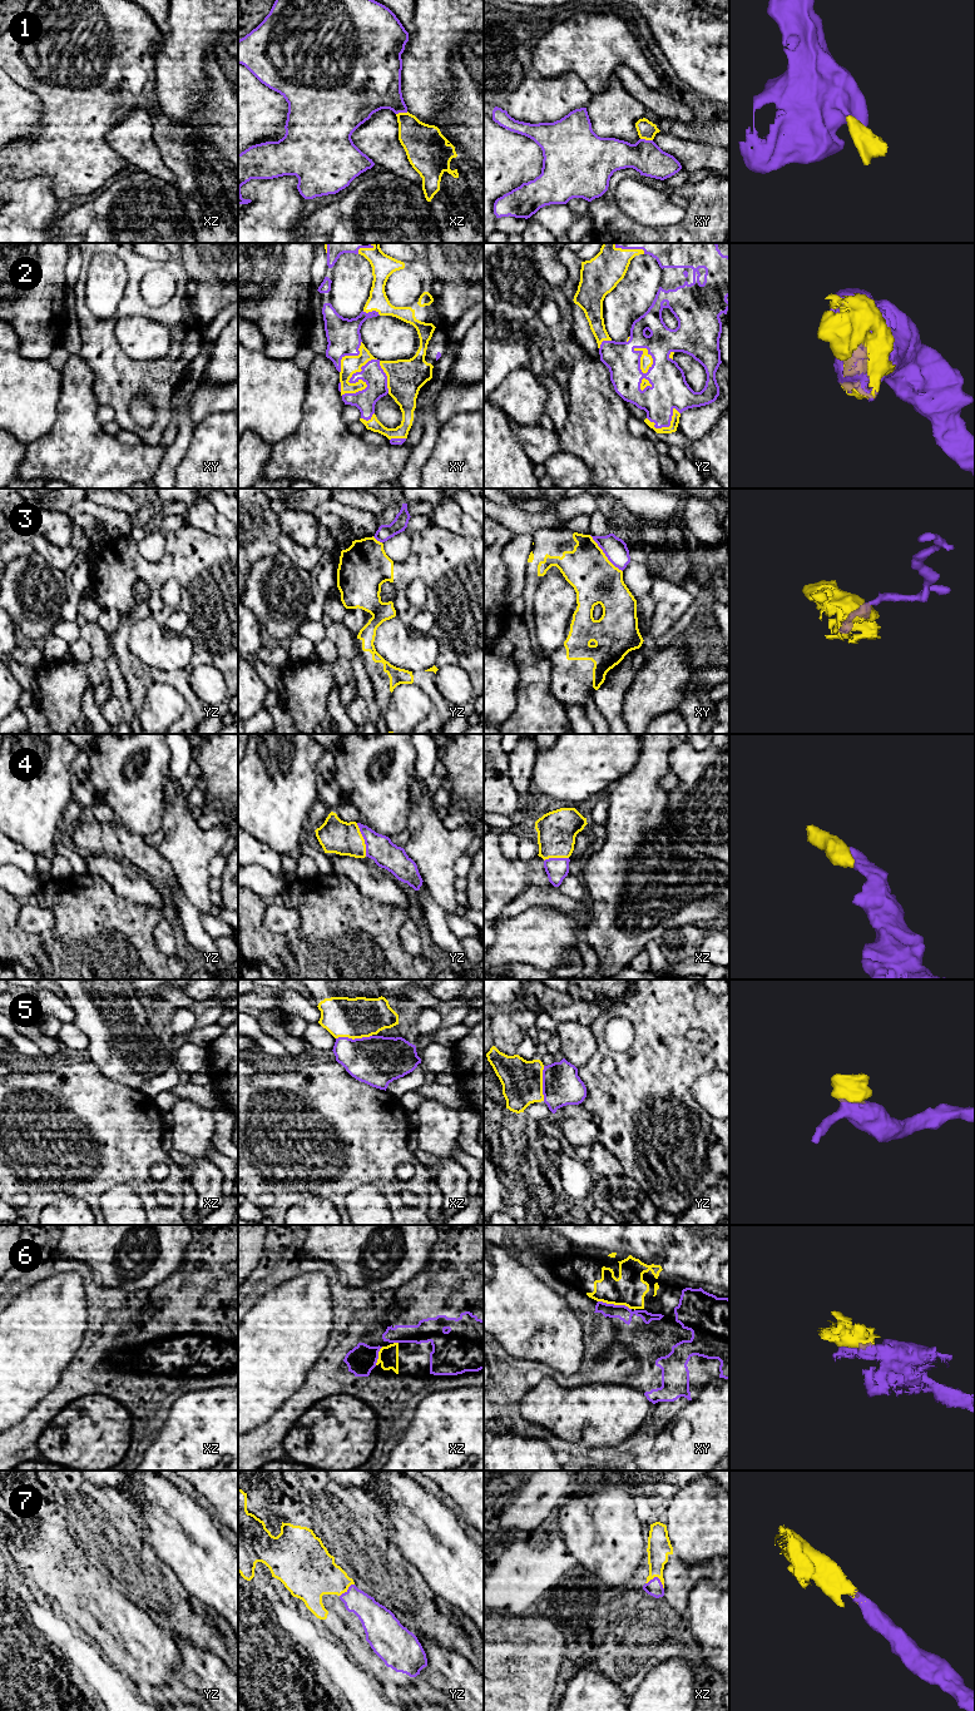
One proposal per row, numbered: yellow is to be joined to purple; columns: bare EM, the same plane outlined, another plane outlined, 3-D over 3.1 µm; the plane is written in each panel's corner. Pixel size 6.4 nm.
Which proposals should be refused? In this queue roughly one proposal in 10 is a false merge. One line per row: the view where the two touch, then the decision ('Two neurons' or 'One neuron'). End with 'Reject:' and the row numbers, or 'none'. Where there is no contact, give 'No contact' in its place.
1: Touches purple in xy. One neuron
2: Touches purple in xy. One neuron
3: Touches purple in xy. Two neurons
4: Touches purple in yz. One neuron
5: Touches purple in xz. One neuron
6: Touches purple in xy. One neuron
7: Touches purple in xz. One neuron
Reject: 3

